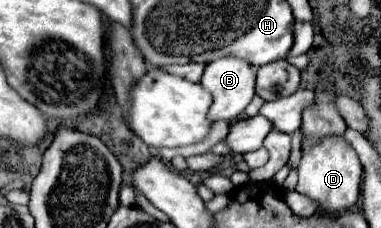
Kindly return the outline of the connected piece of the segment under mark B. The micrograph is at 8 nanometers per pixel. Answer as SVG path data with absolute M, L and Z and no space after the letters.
M235 57L217 59L217 61L211 61L205 67L205 73L201 77L201 85L213 97L213 103L209 107L209 121L211 123L219 121L219 119L233 121L233 119L237 119L245 111L245 107L249 105L249 101L255 95L255 67L249 65L247 61L235 59Z

